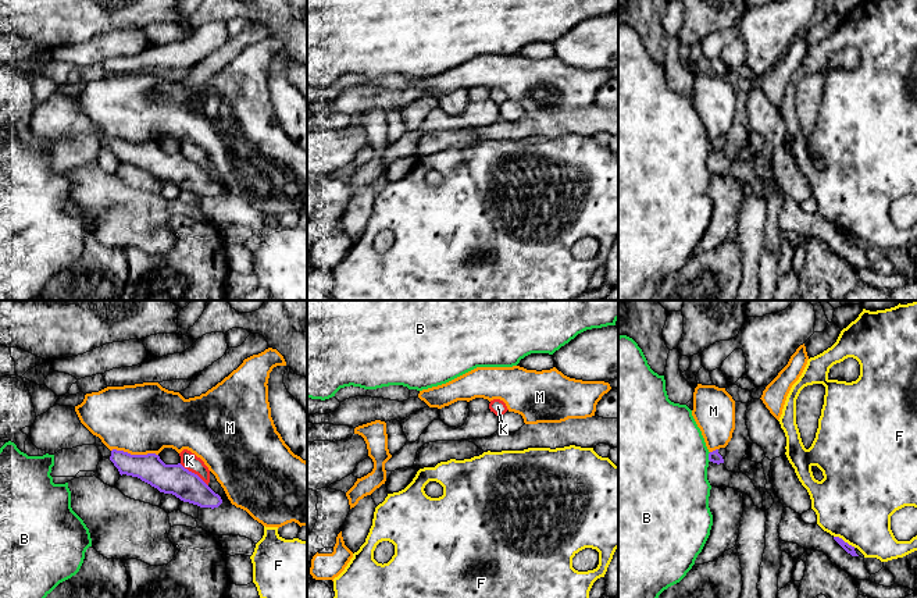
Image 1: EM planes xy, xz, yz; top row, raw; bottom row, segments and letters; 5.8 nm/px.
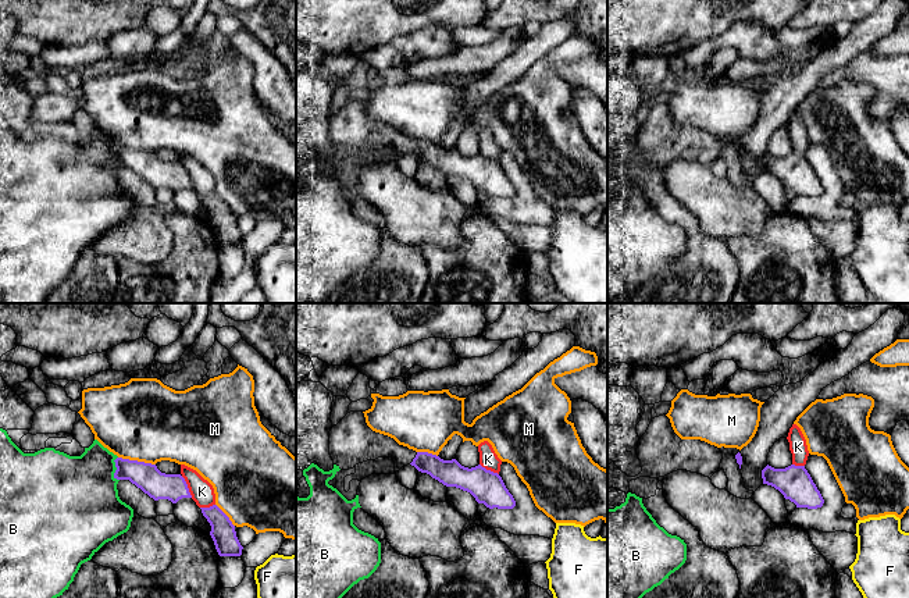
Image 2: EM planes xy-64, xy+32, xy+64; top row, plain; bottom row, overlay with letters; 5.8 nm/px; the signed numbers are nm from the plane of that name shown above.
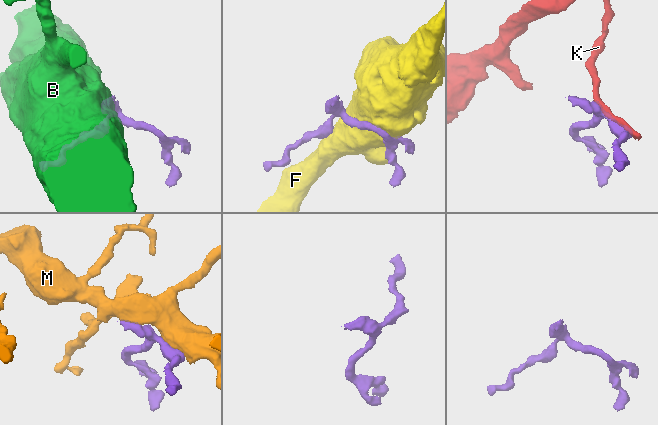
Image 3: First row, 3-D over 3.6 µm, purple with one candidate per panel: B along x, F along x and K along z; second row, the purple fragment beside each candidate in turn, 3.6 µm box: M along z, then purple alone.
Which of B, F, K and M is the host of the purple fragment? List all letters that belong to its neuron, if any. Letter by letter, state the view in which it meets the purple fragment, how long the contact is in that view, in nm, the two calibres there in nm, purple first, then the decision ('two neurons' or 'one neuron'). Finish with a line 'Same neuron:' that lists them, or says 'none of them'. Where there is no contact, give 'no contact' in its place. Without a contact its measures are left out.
B: yz | 60 nm | 70/480 nm | two neurons
F: yz | 140 nm | 50/460 nm | two neurons
K: xy | 220 nm | 180/100 nm | two neurons
M: xy | 280 nm | 180/400 nm | two neurons
Same neuron: none of them

